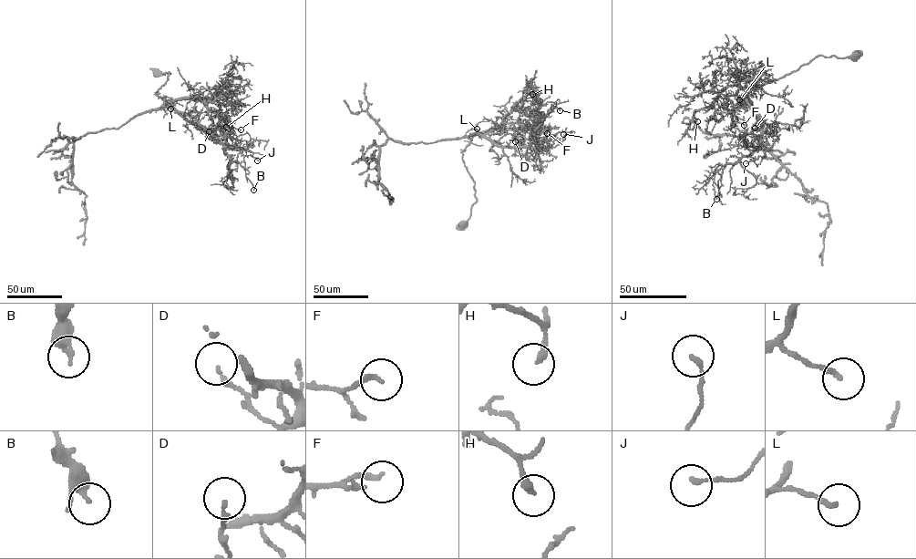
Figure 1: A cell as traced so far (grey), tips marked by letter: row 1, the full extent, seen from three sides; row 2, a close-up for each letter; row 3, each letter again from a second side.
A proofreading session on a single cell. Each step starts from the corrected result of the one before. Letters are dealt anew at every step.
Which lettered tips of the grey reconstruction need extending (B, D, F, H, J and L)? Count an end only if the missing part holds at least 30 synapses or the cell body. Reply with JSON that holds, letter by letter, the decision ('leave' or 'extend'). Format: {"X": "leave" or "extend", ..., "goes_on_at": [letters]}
{"B": "leave", "D": "leave", "F": "leave", "H": "leave", "J": "leave", "L": "leave", "goes_on_at": []}

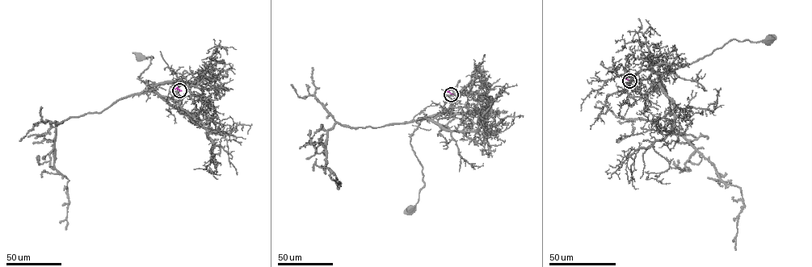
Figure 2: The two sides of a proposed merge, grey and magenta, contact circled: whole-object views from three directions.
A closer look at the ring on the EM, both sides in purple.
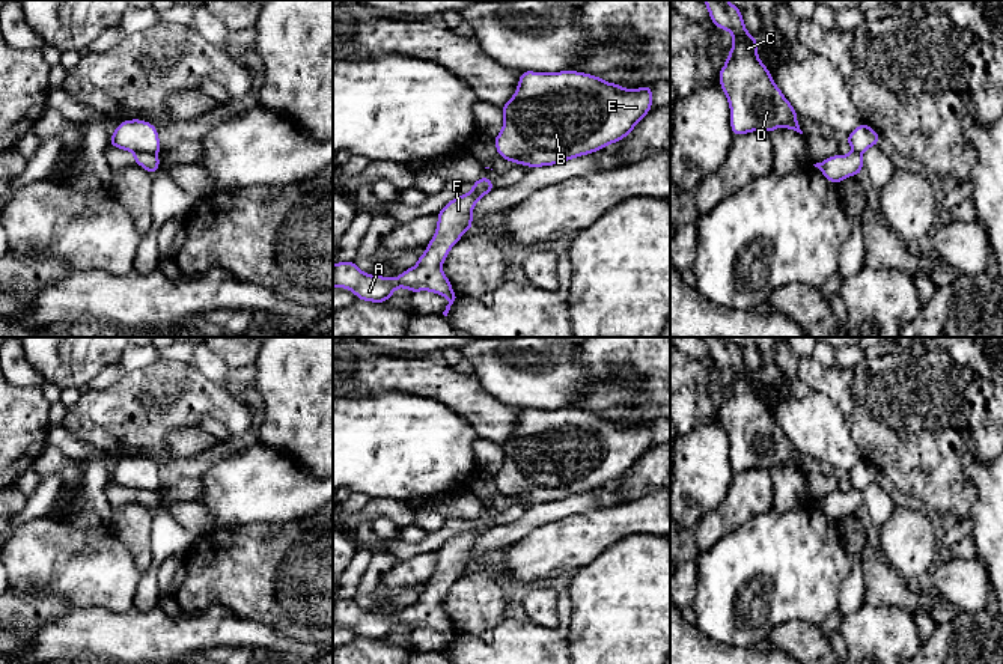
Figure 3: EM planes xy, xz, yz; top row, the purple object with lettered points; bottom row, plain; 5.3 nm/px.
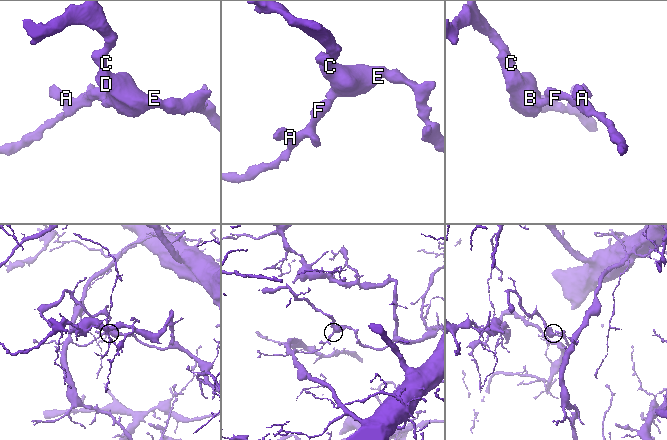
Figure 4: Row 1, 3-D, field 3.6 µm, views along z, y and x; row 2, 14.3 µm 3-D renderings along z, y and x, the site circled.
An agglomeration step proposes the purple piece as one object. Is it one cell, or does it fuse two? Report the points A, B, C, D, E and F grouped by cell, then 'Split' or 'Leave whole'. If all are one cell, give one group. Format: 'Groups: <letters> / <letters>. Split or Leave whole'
Groups: A F / B C D E. Split

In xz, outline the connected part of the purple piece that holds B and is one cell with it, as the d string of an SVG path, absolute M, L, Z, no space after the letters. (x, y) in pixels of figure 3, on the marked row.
M523 71L514 96L502 107L505 122L494 145L511 163L527 167L562 164L625 139L651 107L652 86L628 90L577 71Z

